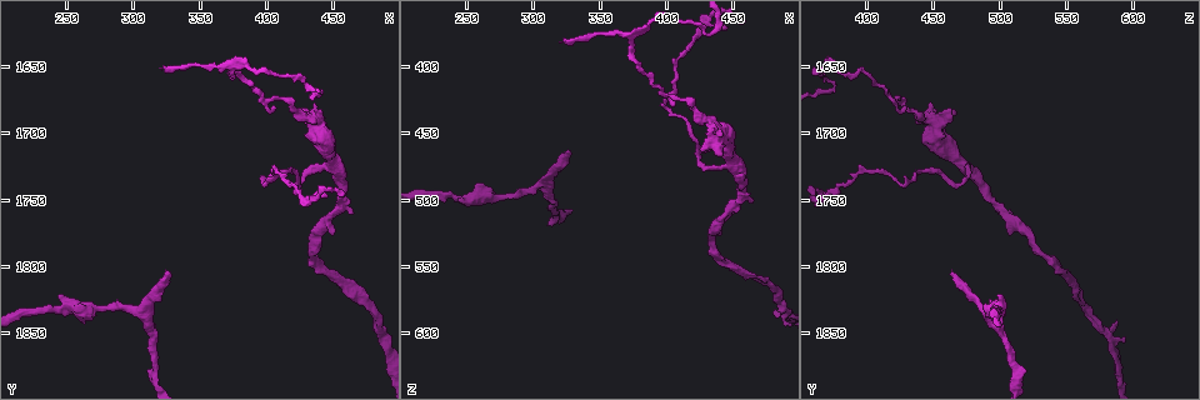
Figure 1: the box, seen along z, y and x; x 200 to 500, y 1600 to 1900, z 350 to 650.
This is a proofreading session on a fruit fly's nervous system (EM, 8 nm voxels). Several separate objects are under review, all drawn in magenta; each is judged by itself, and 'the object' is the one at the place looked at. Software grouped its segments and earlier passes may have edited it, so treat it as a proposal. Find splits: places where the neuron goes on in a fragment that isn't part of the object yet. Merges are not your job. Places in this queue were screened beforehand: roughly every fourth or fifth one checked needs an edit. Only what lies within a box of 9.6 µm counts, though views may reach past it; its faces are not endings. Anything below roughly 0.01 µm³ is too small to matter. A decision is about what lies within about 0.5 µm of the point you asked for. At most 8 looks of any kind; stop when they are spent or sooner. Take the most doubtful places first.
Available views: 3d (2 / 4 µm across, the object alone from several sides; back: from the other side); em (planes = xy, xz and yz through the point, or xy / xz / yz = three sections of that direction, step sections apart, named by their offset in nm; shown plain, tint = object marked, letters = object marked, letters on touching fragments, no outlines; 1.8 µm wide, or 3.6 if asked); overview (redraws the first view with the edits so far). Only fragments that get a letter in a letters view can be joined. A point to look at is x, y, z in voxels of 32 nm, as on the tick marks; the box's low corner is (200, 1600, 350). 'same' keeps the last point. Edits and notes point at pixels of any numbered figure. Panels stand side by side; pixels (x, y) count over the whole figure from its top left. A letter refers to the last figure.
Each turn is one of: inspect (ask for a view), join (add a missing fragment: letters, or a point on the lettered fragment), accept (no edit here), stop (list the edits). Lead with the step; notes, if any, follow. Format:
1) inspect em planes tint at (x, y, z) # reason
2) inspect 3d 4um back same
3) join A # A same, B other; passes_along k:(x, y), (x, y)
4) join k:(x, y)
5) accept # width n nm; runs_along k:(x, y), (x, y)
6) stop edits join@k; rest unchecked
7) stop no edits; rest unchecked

inspect 3d 4um at (326, 1804, 464) # branch stops here

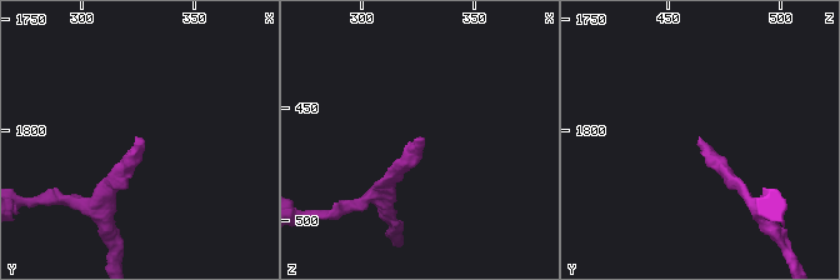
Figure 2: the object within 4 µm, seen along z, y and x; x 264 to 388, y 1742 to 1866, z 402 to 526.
inspect em planes letters at (325, 1803, 463)

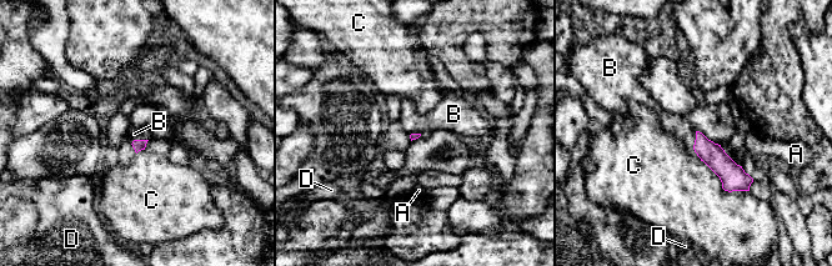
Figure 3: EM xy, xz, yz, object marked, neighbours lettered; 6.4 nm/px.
join B # longest_contact C 420 nm; A other, B same, C other, D other; passes_along 3:(138, 145), (139, 140), (134, 134); it goes on there

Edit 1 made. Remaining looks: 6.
inspect 3d 4um at (444, 1746, 372) # branch stops here

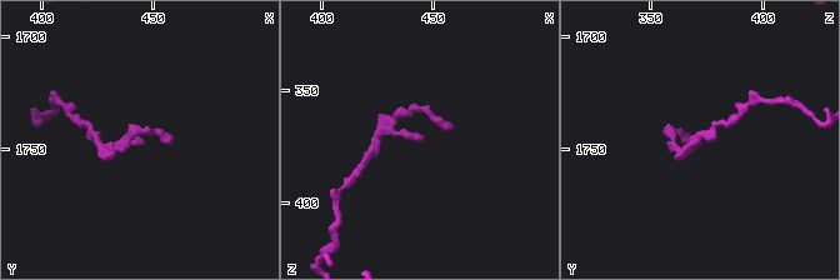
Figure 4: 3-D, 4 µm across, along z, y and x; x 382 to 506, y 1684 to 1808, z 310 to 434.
inspect em xy step 8 tint at (444, 1748, 371)

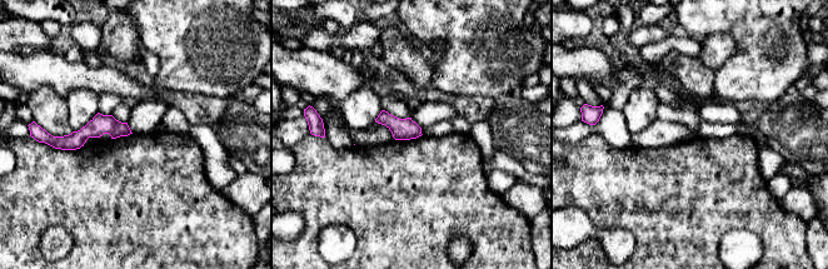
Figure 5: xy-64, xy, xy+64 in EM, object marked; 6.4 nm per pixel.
inspect em planes letters same # another direction

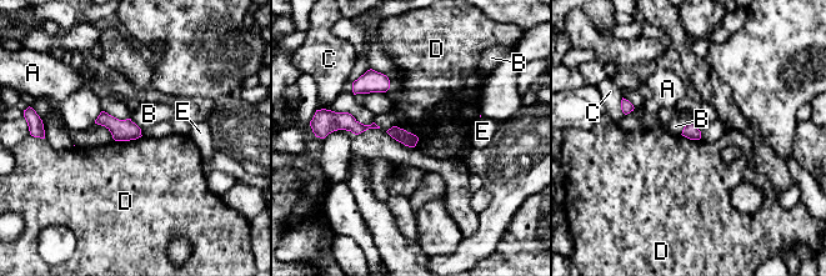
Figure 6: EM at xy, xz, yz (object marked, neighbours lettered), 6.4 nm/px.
accept # A other, B other, C other, D other, E other; border 6:(396, 125), (417, 138), (415, 146); none of them fits

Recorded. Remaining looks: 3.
inspect em planes plain at (322, 1652, 382) # thin end

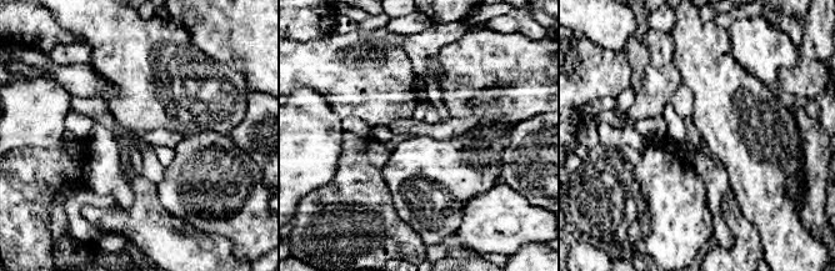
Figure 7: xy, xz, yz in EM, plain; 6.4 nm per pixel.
inspect em planes letters same # what lies round it

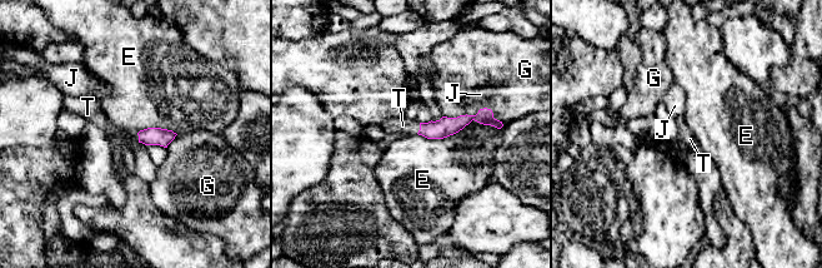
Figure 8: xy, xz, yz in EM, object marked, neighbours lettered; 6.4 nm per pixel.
join T # E other, G other, J other, T same; it goes on there

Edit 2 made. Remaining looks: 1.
stop edits join@3, join@8; rest unchecked

